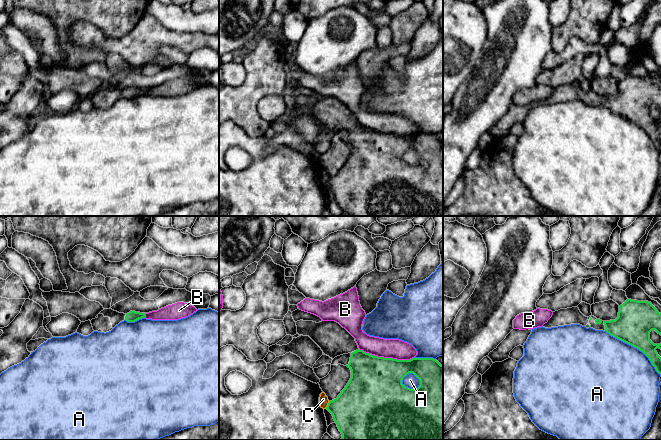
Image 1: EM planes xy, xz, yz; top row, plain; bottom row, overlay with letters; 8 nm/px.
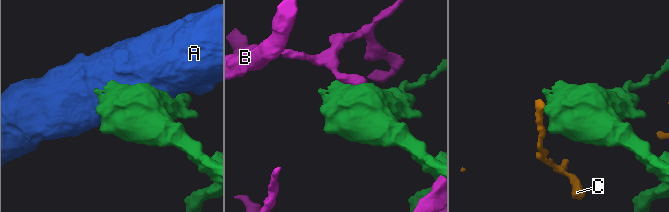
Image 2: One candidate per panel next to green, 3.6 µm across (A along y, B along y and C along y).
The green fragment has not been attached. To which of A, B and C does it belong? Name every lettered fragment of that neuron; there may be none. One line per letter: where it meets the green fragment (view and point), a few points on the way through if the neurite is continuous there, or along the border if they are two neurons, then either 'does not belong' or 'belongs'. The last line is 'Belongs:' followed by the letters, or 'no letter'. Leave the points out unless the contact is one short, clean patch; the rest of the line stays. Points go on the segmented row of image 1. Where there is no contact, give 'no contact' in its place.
A: contact yz (635, 347); does not belong
B: contact xz (394, 359); does not belong
C: contact xz (328, 404); border xz (329, 401), (325, 407); does not belong
Belongs: no letter

